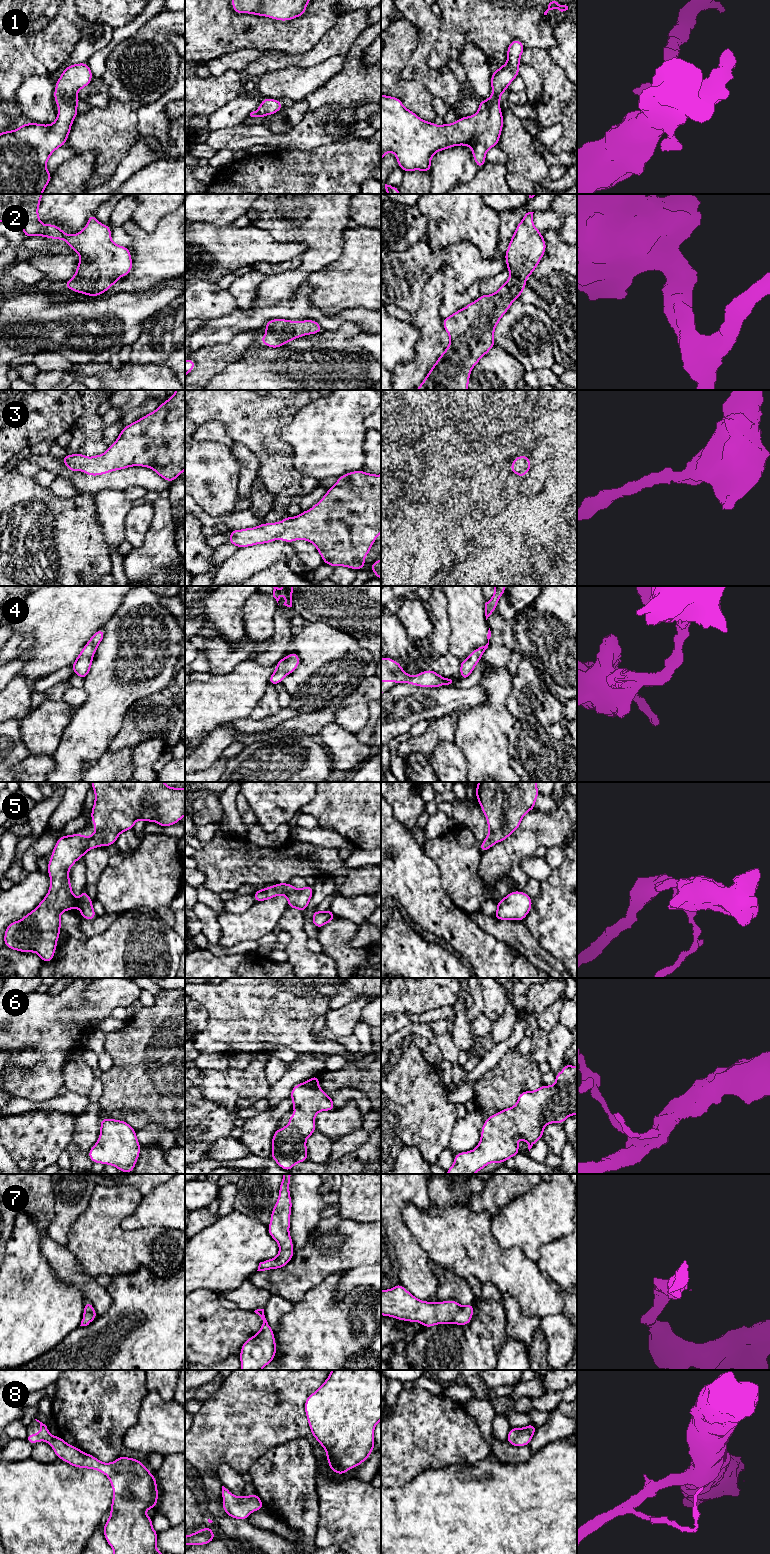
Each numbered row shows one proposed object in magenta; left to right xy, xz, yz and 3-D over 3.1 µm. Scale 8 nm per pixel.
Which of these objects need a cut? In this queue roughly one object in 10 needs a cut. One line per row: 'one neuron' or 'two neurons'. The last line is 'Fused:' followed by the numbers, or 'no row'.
1: one neuron
2: one neuron
3: one neuron
4: one neuron
5: one neuron
6: one neuron
7: one neuron
8: one neuron
Fused: no row

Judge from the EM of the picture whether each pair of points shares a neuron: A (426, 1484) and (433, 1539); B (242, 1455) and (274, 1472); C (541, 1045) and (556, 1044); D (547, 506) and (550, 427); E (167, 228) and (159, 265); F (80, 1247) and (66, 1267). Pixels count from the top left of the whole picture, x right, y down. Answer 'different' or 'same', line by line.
A: same
B: different
C: different
D: same
E: same
F: different

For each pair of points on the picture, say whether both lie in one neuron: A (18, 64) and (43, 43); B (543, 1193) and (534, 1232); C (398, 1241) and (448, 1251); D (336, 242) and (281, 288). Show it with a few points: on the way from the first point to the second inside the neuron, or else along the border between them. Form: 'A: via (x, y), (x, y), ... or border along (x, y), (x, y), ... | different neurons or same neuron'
A: via (24, 58), (37, 45) | same neuron
B: via (543, 1203), (543, 1212), (534, 1222) | same neuron
C: border along (407, 1225), (429, 1258) | different neurons
D: via (322, 251), (295, 277) | same neuron

